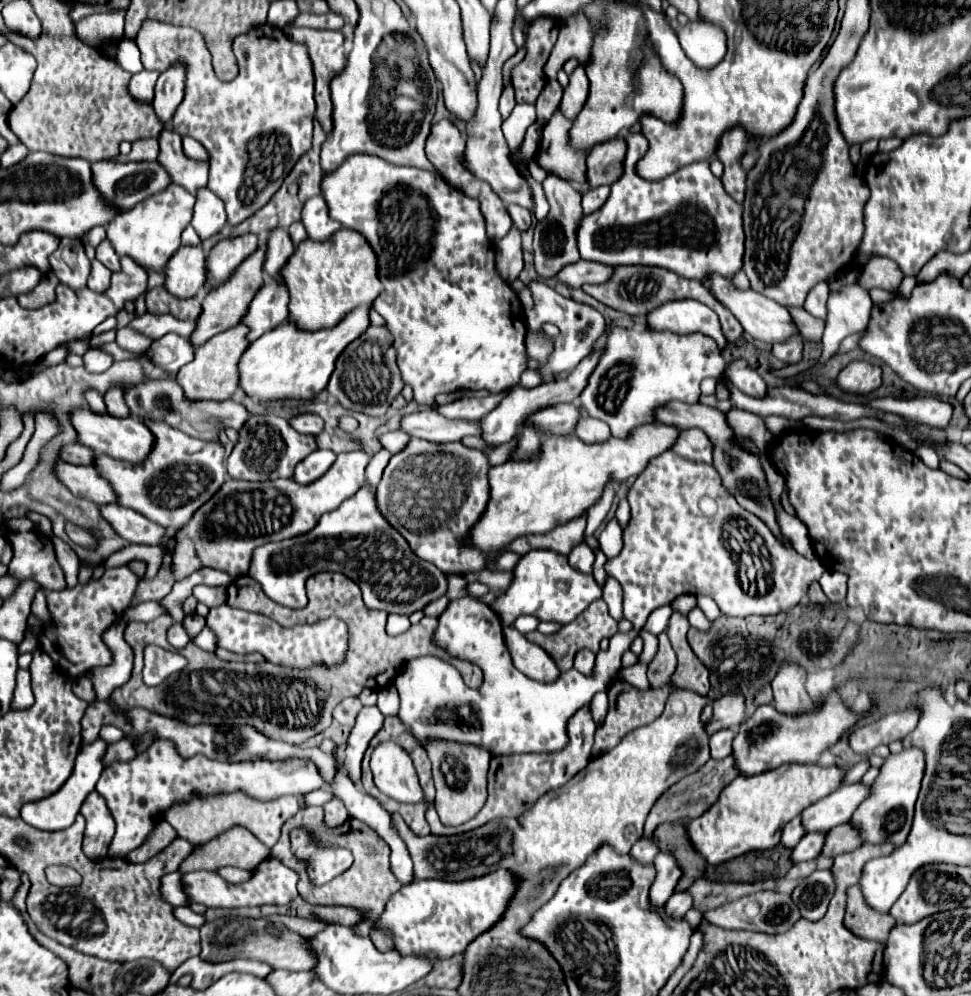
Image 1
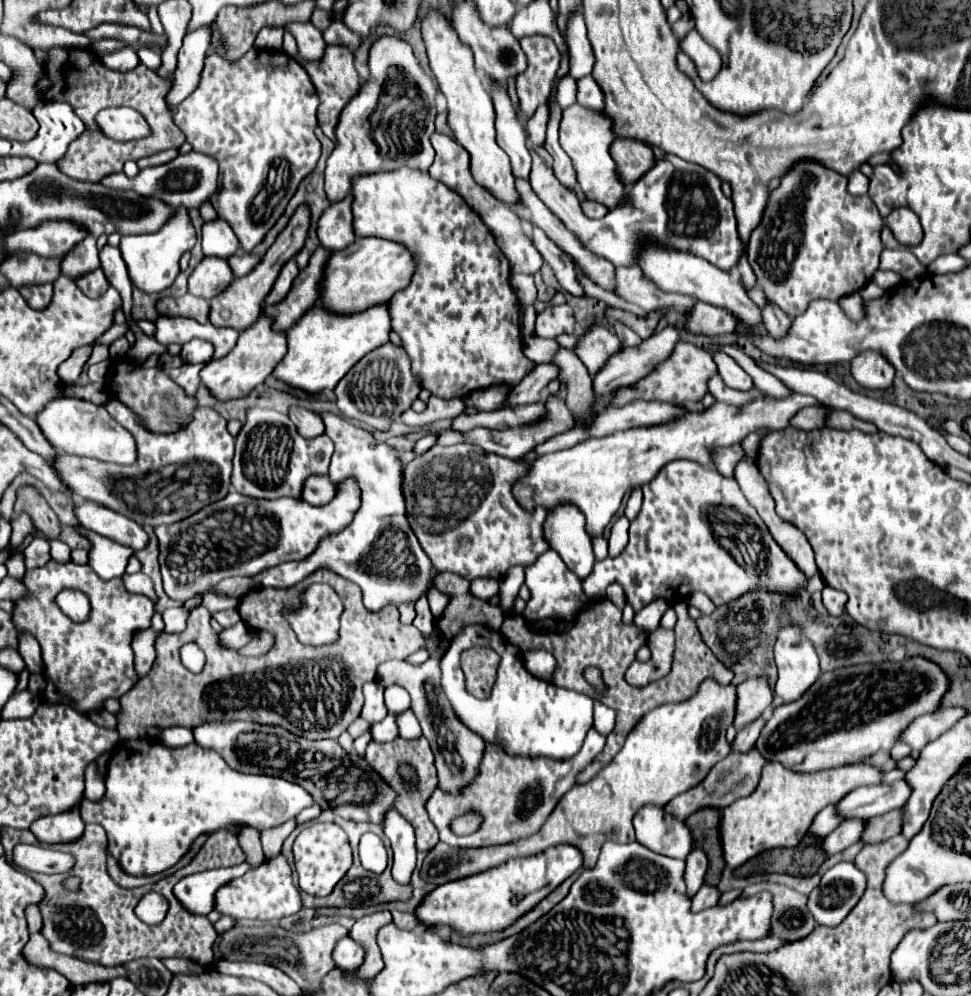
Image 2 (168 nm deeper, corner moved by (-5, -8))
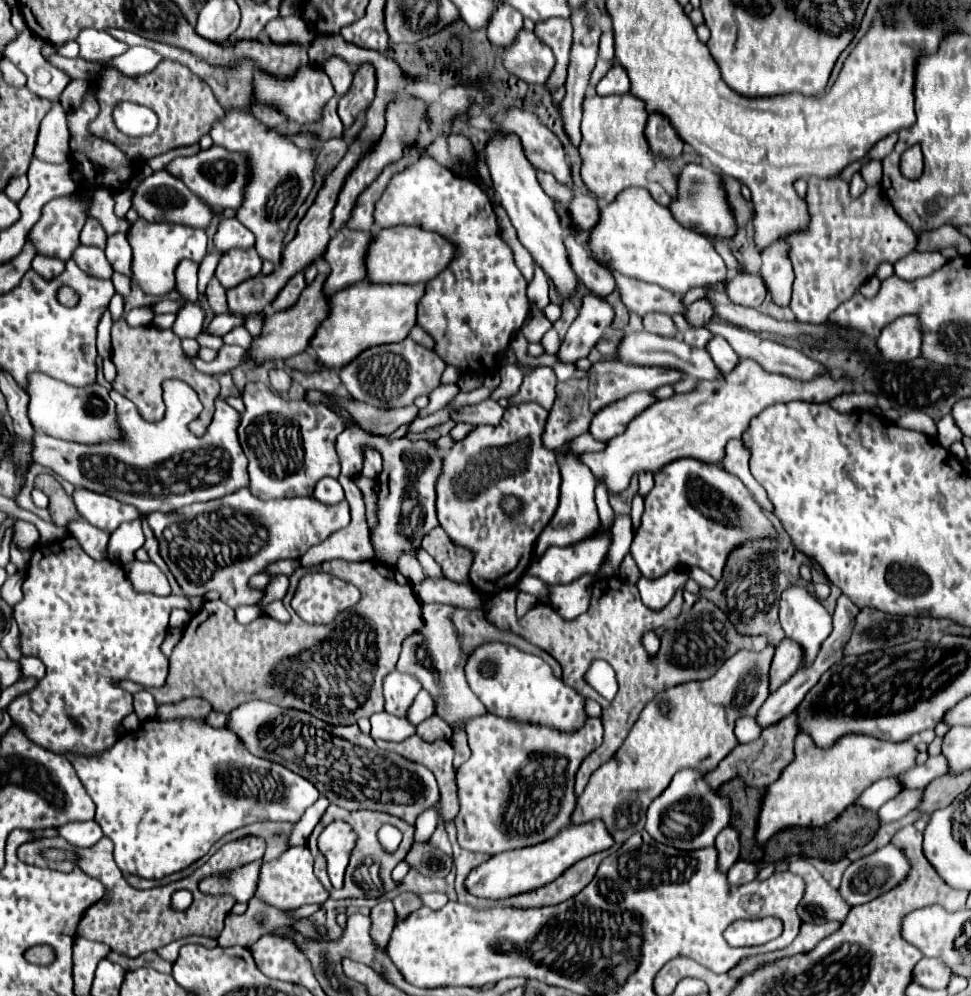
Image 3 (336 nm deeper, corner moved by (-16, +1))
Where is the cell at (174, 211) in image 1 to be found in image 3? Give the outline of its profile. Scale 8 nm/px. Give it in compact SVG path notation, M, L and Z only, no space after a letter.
M138 219L128 229L128 241L132 245L132 279L144 289L148 295L166 295L174 289L176 277L174 271L182 259L194 259L200 263L206 255L206 231L198 227L186 227L176 223L148 223Z

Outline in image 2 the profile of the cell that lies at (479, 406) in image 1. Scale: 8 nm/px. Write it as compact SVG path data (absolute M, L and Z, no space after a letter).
M537 364L537 368L533 368L533 372L529 372L529 376L525 376L525 380L511 390L509 406L539 402L547 392L547 384L557 376L559 368L555 364Z

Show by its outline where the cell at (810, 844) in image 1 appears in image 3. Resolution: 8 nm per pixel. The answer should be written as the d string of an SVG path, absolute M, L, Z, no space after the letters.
M904 791L904 793L898 793L896 797L892 797L890 801L886 801L878 809L878 821L882 825L886 825L886 823L902 819L904 815L908 815L918 805L920 795L922 795L922 791Z

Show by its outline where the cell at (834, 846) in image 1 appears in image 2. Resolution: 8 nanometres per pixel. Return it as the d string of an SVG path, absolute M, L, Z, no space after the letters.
M895 808L887 814L881 814L881 816L875 816L865 834L863 834L863 840L867 844L875 844L875 842L883 842L895 834L901 832L901 824L903 824L903 808Z

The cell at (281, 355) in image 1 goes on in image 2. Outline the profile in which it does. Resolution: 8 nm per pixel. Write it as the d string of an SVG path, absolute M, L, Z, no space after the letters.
M389 302L377 304L365 312L337 316L335 312L325 312L319 304L313 306L303 318L287 332L289 352L273 370L273 376L287 382L289 386L301 388L305 392L321 392L325 388L333 390L341 376L345 376L353 364L357 364L365 354L389 342L391 314Z

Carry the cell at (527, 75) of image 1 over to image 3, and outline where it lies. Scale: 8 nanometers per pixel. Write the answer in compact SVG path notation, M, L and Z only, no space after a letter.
M546 19L536 23L534 27L534 35L542 39L542 43L546 43L556 59L556 65L546 81L548 91L556 91L558 87L564 85L566 79L566 69L568 69L568 51L572 45L572 25L570 19Z

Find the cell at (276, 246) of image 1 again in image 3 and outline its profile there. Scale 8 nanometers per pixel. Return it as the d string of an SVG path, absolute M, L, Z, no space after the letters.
M298 271L298 273L286 283L286 287L280 291L280 295L272 301L272 309L274 309L274 311L284 311L284 309L288 309L290 305L294 305L304 287L306 287L304 271Z

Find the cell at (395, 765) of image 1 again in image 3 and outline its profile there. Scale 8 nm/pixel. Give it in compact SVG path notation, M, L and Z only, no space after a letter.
M486 713L484 719L472 719L470 727L468 727L468 743L470 743L470 749L472 749L472 757L460 765L456 769L456 787L458 787L458 801L460 801L460 811L454 819L456 823L456 829L458 829L458 843L460 847L468 849L468 851L482 851L482 853L488 853L488 855L496 855L496 853L502 853L502 851L510 851L510 849L520 849L520 847L530 847L530 845L536 845L536 843L542 843L546 839L552 839L554 835L558 835L566 825L568 825L568 819L574 811L574 805L576 805L576 795L574 795L574 775L580 767L580 763L584 761L586 755L590 755L596 747L600 747L602 743L602 719L594 717L594 719L588 719L586 727L582 727L580 731L576 731L576 735L560 735L558 731L552 731L548 727L536 727L536 725L520 725L516 721L510 721L510 719L502 719L502 717L496 717L496 715L490 715Z

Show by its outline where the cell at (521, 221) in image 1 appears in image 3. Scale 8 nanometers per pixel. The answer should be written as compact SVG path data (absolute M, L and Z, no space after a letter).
M568 235L564 239L564 247L568 251L568 259L570 259L570 267L576 273L576 277L588 287L592 289L596 295L610 295L616 289L616 283L612 279L612 275L600 265L594 263L594 259L588 255L586 247L582 247L572 235Z

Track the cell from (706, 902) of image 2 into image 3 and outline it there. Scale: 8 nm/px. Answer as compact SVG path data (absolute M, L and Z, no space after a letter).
M738 861L726 873L730 885L744 885L748 881L754 881L756 875L758 875L758 869L754 863L738 863Z

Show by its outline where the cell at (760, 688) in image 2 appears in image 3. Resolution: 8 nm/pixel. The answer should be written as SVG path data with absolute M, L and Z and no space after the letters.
M784 639L774 653L772 665L770 665L770 693L774 693L778 687L782 687L800 667L800 647L792 643L790 639Z

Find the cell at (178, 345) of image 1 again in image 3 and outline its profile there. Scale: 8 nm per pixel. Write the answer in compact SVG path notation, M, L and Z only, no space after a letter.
M232 313L216 315L216 317L210 321L206 333L208 333L208 335L214 335L214 337L222 337L222 335L226 335L226 333L228 333L232 327L236 327L236 325L242 325L242 317L236 317L236 315L232 315Z

